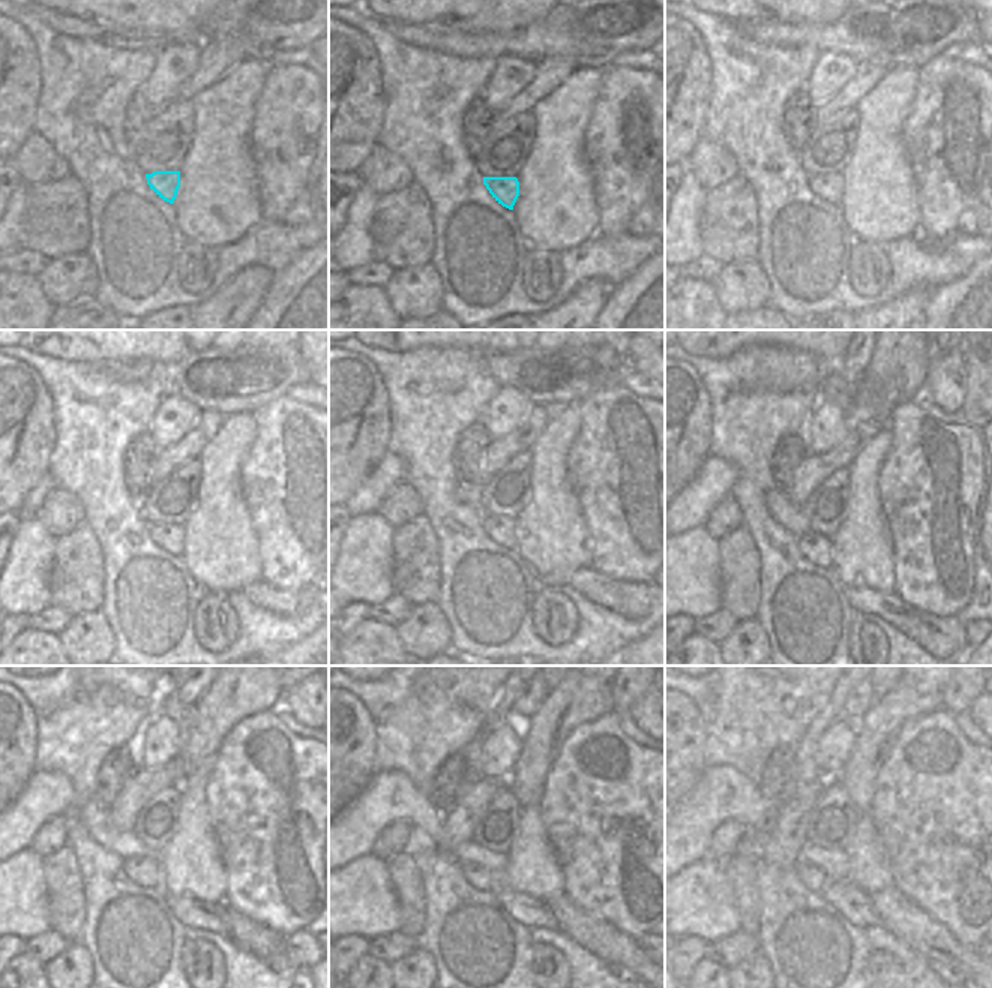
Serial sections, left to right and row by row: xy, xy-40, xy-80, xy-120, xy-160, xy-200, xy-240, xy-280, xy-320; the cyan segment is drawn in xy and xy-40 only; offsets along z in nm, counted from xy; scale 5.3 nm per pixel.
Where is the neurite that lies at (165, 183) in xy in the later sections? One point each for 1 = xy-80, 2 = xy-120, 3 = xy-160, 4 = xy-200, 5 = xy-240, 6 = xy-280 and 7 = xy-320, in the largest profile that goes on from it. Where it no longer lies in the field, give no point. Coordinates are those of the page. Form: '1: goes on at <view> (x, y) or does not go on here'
1: goes on at xy-80 (836, 189)
2: goes on at xy-120 (165, 532)
3: goes on at xy-160 (502, 531)
4: goes on at xy-200 (817, 543)
5: goes on at xy-240 (144, 871)
6: goes on at xy-280 (479, 877)
7: goes on at xy-320 (812, 877)

